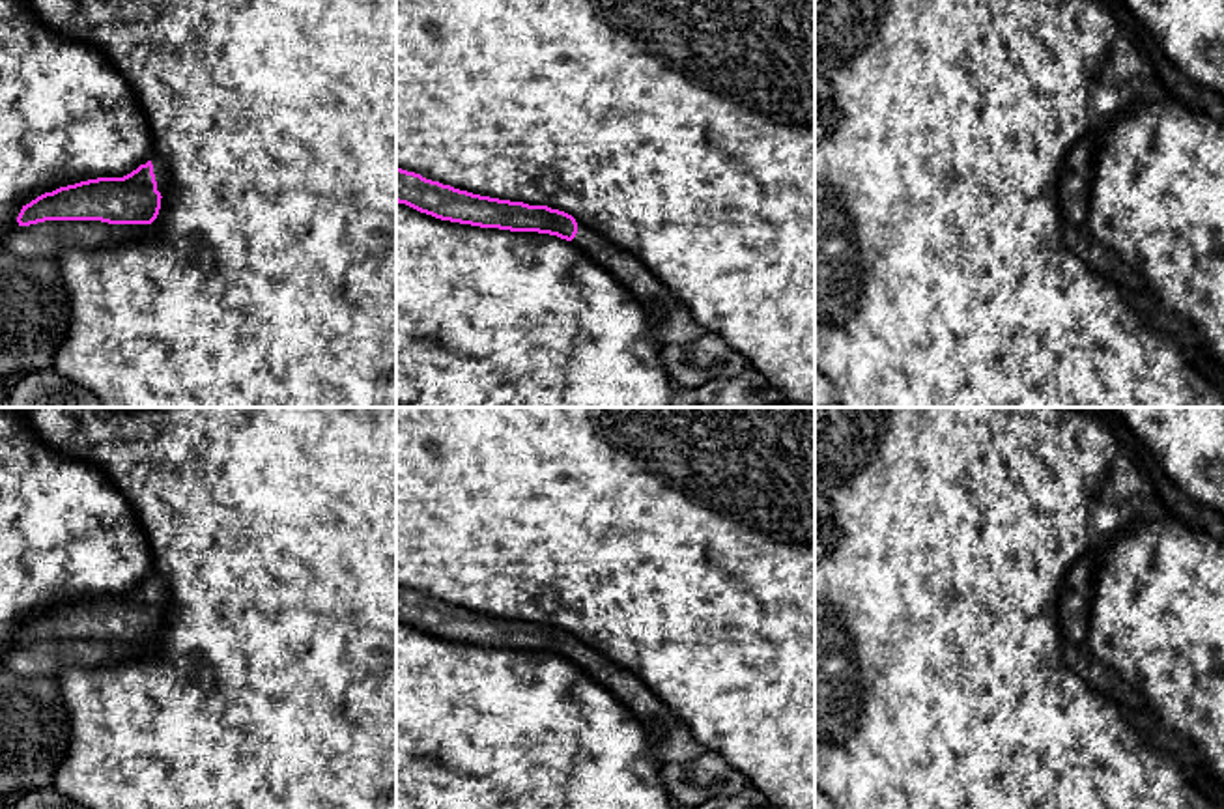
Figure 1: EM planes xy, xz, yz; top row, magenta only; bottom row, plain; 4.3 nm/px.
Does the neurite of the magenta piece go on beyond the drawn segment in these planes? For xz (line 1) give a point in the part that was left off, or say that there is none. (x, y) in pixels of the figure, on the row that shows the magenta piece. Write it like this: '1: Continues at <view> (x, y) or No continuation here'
1: Continues at xz (654, 298)

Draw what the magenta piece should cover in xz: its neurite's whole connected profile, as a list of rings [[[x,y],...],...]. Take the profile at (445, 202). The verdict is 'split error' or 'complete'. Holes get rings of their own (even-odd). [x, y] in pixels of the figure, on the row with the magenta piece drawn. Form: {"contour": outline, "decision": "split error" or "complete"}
{"contour": [[[398,166],[396,202],[441,220],[510,232],[538,232],[570,241],[633,293],[654,333],[671,306],[678,303],[676,295],[639,258],[564,211],[473,194]]], "decision": "split error"}

